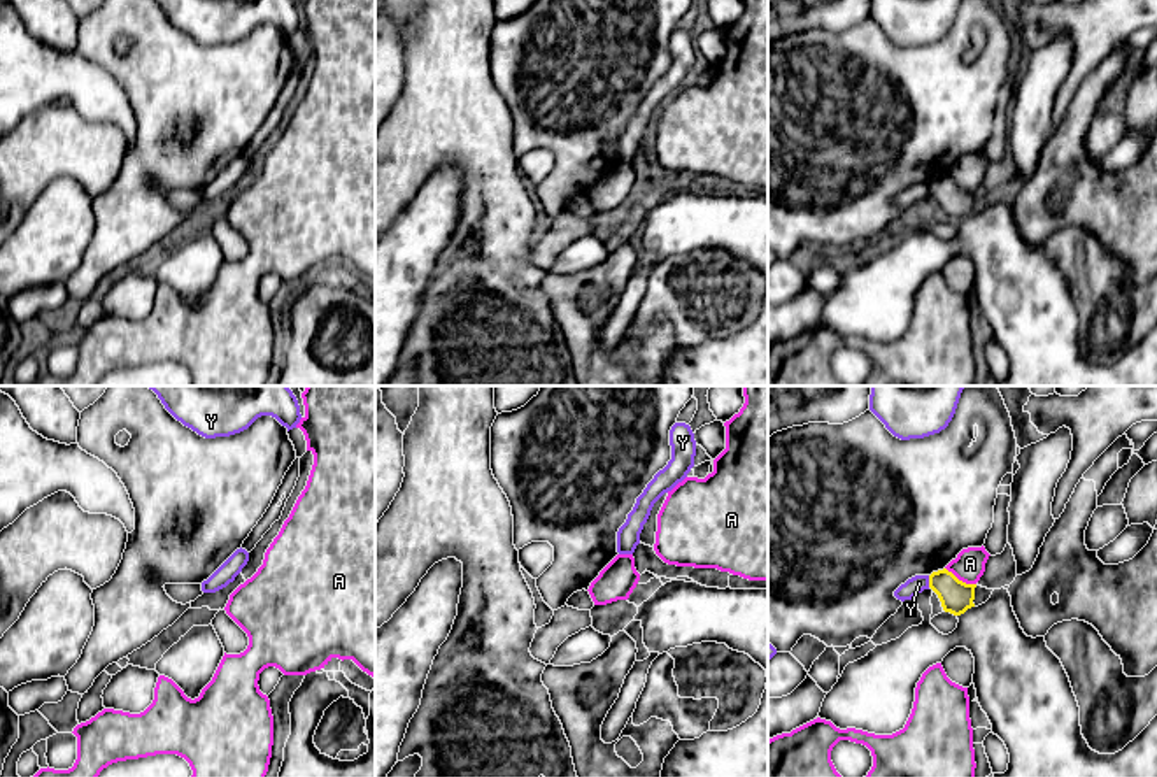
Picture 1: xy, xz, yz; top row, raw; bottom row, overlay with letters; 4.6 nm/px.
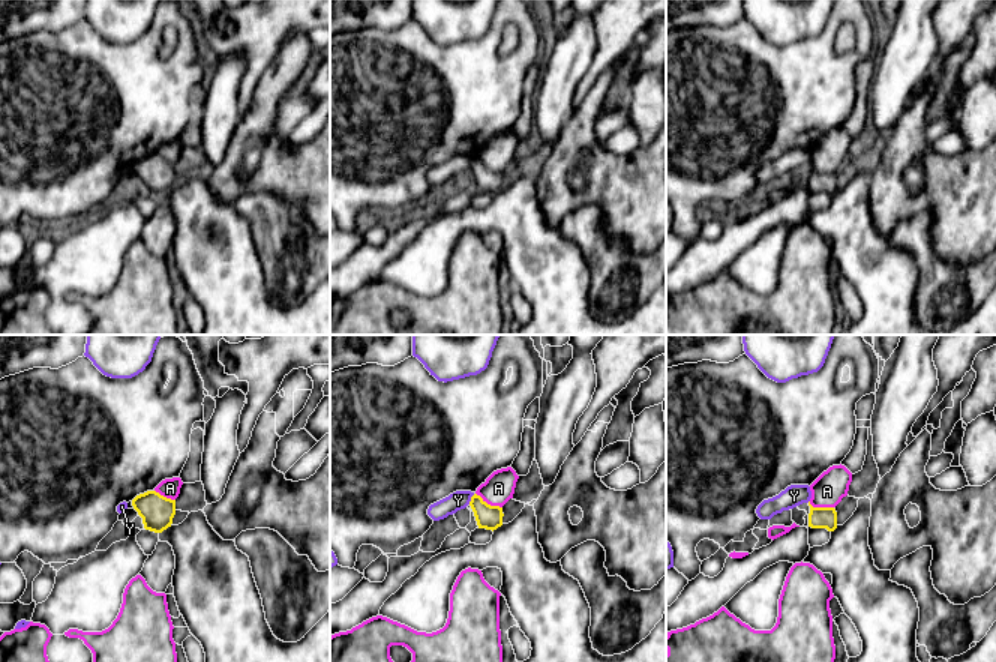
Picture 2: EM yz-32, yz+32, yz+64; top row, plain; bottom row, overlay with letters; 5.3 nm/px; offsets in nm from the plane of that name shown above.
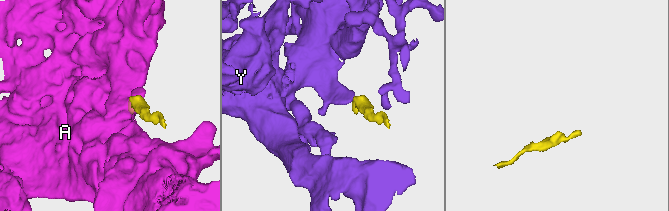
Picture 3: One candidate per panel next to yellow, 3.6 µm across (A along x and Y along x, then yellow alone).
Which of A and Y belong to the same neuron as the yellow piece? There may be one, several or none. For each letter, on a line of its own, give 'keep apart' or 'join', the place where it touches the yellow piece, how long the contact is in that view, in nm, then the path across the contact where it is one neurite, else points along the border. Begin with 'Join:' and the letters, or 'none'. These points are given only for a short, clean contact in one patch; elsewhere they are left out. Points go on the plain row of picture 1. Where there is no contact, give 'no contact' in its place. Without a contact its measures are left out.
Join: none
A: keep apart; meets yellow in yz at (961, 188); contact 170 nm long
Y: keep apart; meets yellow in yz at (929, 188); contact 60 nm long; border along yz (928, 183), (929, 193)

